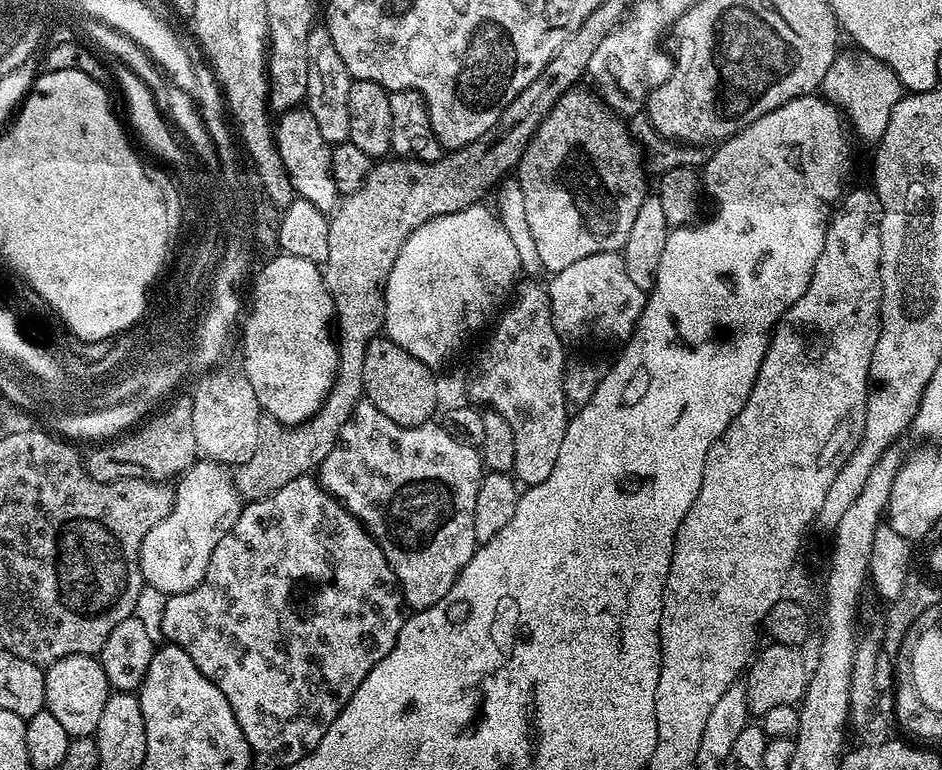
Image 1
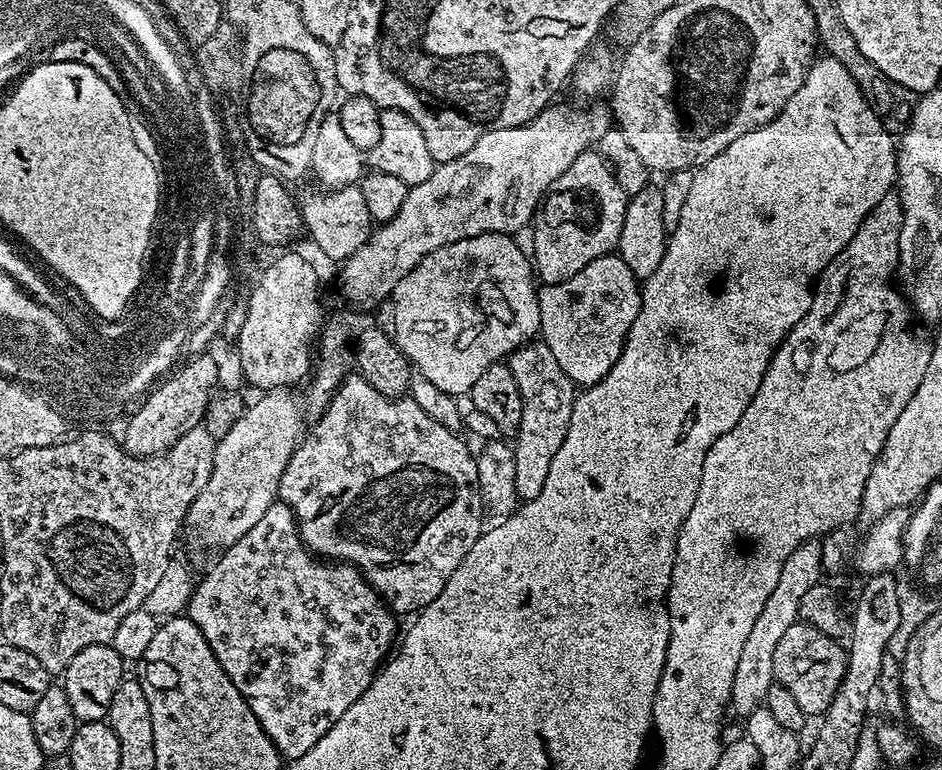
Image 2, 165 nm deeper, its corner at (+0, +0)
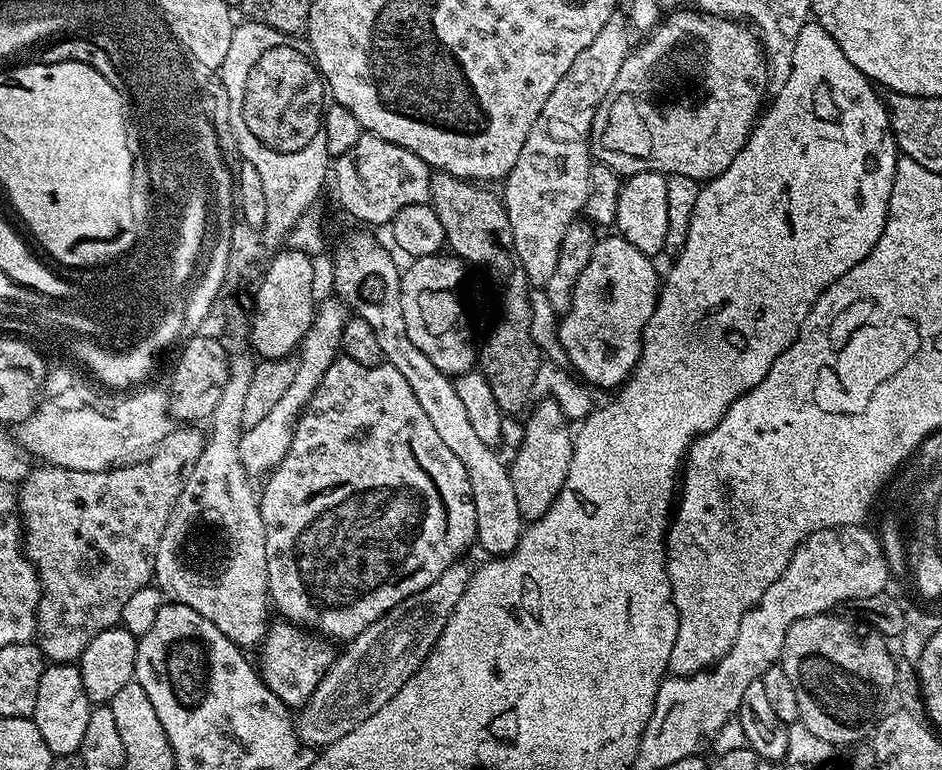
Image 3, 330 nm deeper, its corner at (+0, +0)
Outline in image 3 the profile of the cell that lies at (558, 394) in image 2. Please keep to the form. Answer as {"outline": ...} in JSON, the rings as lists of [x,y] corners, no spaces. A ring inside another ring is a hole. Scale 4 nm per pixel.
{"outline":[[[544,402],[541,408],[533,407],[523,421],[525,438],[515,449],[508,473],[514,482],[514,494],[518,494],[518,510],[525,521],[542,518],[556,500],[556,495],[566,482],[572,457],[573,429],[564,411],[555,402]]]}

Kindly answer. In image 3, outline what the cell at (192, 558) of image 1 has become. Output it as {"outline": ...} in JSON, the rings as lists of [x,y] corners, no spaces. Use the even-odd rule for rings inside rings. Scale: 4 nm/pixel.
{"outline":[[[321,299],[316,305],[310,330],[304,332],[304,340],[298,349],[300,360],[295,361],[294,382],[287,388],[286,394],[282,394],[282,398],[266,413],[266,418],[262,418],[262,422],[243,429],[240,437],[240,461],[249,474],[255,474],[255,472],[267,474],[278,466],[278,462],[290,448],[296,424],[305,406],[310,402],[318,382],[322,380],[322,374],[326,374],[326,370],[330,370],[332,363],[341,355],[340,339],[350,312],[343,300],[331,299]]]}

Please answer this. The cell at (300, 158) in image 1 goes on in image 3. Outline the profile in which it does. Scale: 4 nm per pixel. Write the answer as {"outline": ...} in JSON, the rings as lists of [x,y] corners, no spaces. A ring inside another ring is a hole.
{"outline":[[[371,231],[352,232],[336,248],[336,261],[332,264],[332,284],[336,287],[335,295],[343,300],[345,305],[358,317],[362,318],[372,329],[374,338],[378,338],[378,346],[382,346],[384,360],[406,382],[410,382],[410,390],[414,390],[414,398],[422,405],[422,410],[426,413],[426,418],[430,418],[430,423],[434,425],[434,431],[442,437],[442,443],[458,457],[458,462],[466,466],[466,478],[470,478],[470,494],[474,502],[474,514],[476,515],[476,539],[475,543],[480,544],[480,548],[489,557],[507,556],[518,546],[520,533],[526,527],[526,521],[518,510],[518,494],[514,494],[514,482],[508,473],[509,465],[500,461],[500,456],[494,450],[493,445],[481,442],[478,434],[470,423],[470,418],[466,415],[466,406],[462,406],[462,398],[458,398],[458,390],[453,377],[447,376],[414,342],[410,342],[410,334],[406,334],[406,318],[402,314],[402,294],[400,293],[400,277],[402,275],[401,265],[396,265],[392,261],[392,256],[371,236]]]}

